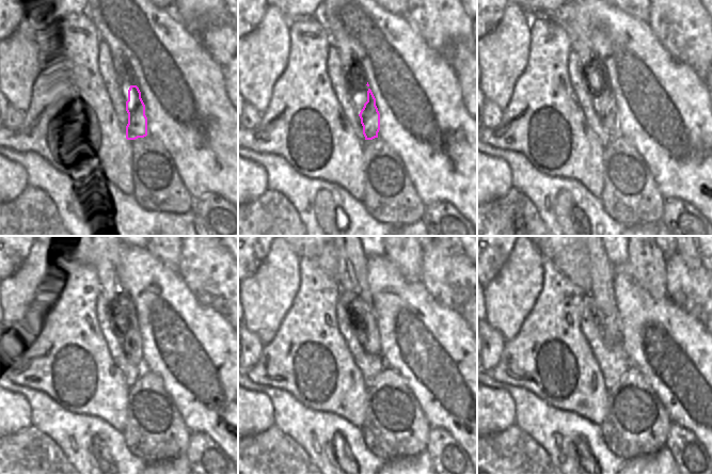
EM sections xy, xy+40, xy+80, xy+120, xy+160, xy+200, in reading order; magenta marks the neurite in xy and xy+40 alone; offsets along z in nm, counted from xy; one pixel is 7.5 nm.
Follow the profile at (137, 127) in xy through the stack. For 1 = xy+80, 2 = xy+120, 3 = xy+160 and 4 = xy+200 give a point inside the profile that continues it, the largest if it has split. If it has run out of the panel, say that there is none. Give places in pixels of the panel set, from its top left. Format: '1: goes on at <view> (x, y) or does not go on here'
1: goes on at xy+80 (574, 20)
2: goes on at xy+120 (104, 257)
3: goes on at xy+160 (351, 276)
4: goes on at xy+200 (601, 270)

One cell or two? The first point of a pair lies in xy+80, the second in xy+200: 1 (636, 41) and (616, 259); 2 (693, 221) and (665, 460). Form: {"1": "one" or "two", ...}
{"1": "two", "2": "two"}

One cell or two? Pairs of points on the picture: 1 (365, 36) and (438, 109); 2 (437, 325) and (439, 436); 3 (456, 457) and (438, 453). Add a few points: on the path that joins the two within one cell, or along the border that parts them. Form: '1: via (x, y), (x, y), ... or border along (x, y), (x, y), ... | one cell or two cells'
1: via (383, 53), (421, 91) | one cell
2: border along (431, 427), (442, 427), (459, 443) | two cells
3: via (452, 457), (442, 453) | one cell

